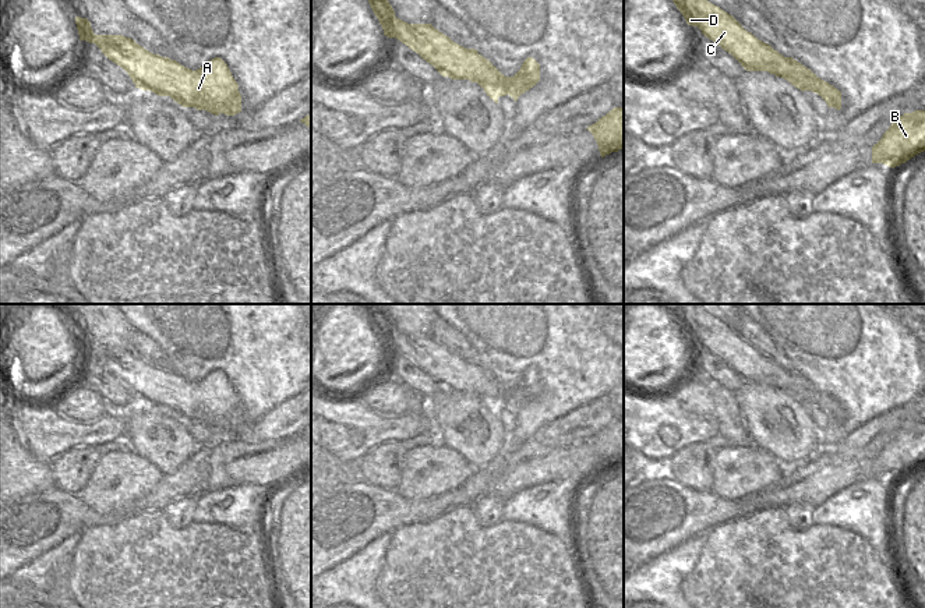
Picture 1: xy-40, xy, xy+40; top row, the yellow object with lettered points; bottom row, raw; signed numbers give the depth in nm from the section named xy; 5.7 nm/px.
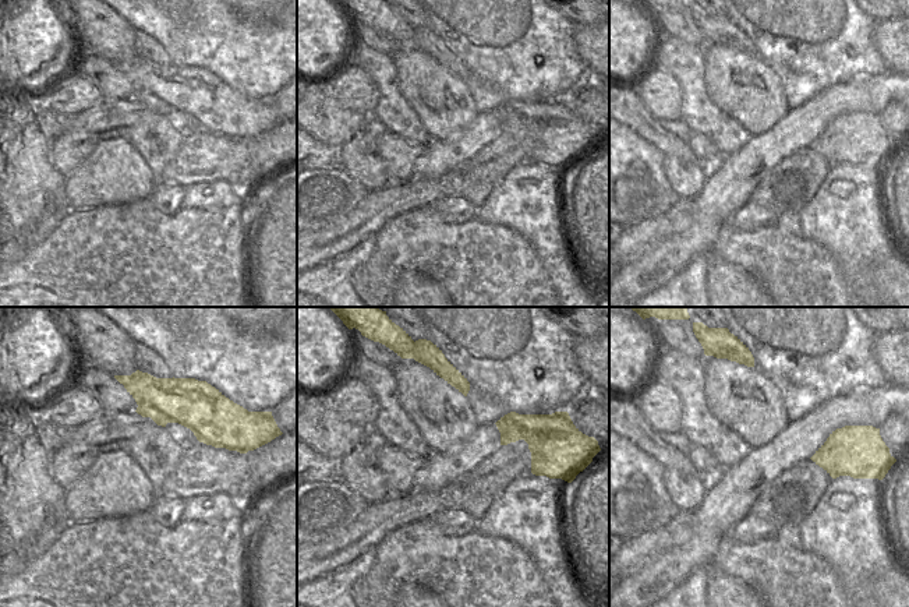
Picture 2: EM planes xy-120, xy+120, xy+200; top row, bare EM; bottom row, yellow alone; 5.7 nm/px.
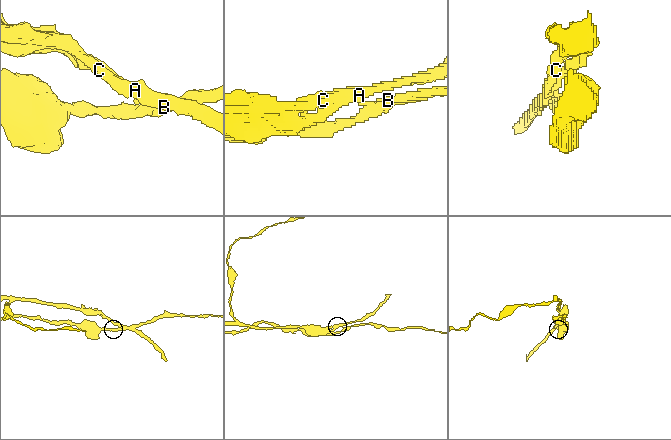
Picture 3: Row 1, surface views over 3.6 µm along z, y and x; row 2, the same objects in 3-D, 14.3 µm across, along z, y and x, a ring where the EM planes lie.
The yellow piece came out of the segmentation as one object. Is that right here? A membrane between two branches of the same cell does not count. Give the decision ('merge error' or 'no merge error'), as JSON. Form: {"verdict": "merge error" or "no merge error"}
{"verdict": "merge error"}

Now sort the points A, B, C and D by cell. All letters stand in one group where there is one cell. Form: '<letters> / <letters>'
A C D / B

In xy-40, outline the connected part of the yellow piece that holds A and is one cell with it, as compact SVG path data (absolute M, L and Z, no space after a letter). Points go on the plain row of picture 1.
M75 329L75 336L80 353L95 356L130 388L135 400L170 409L183 420L206 423L215 428L234 428L241 424L239 396L220 370L193 383L176 372L148 364L131 350L95 347L87 330Z

